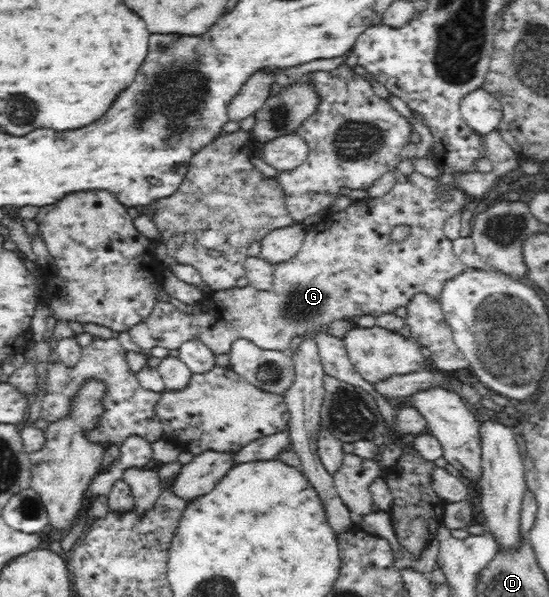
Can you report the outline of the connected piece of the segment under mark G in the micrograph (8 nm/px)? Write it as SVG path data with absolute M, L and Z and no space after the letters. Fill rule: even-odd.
M417 171L407 175L399 174L391 190L383 196L378 198L368 196L367 200L353 202L345 210L330 211L325 219L315 222L313 228L308 226L307 222L299 252L292 259L274 264L271 289L259 290L247 285L241 288L213 291L200 300L198 309L192 314L178 310L169 302L157 301L151 314L143 322L129 328L128 333L131 340L147 352L155 346L177 350L183 342L198 338L216 356L228 355L237 338L250 340L255 346L265 350L287 352L295 336L303 337L312 334L324 373L347 384L361 387L374 396L381 416L384 416L386 428L391 428L387 435L392 440L399 441L397 434L394 434L398 405L380 395L370 382L358 374L349 360L344 341L327 333L325 328L333 320L349 325L366 314L377 318L384 313L393 313L399 306L406 307L417 293L425 293L438 299L445 284L468 269L454 255L452 240L449 240L444 233L445 221L457 212L465 213L468 208L463 196L464 192L457 187L451 187L444 195L441 195L437 191L437 179L429 178ZM401 224L411 228L409 235L400 242L393 242L389 237L391 230Z

